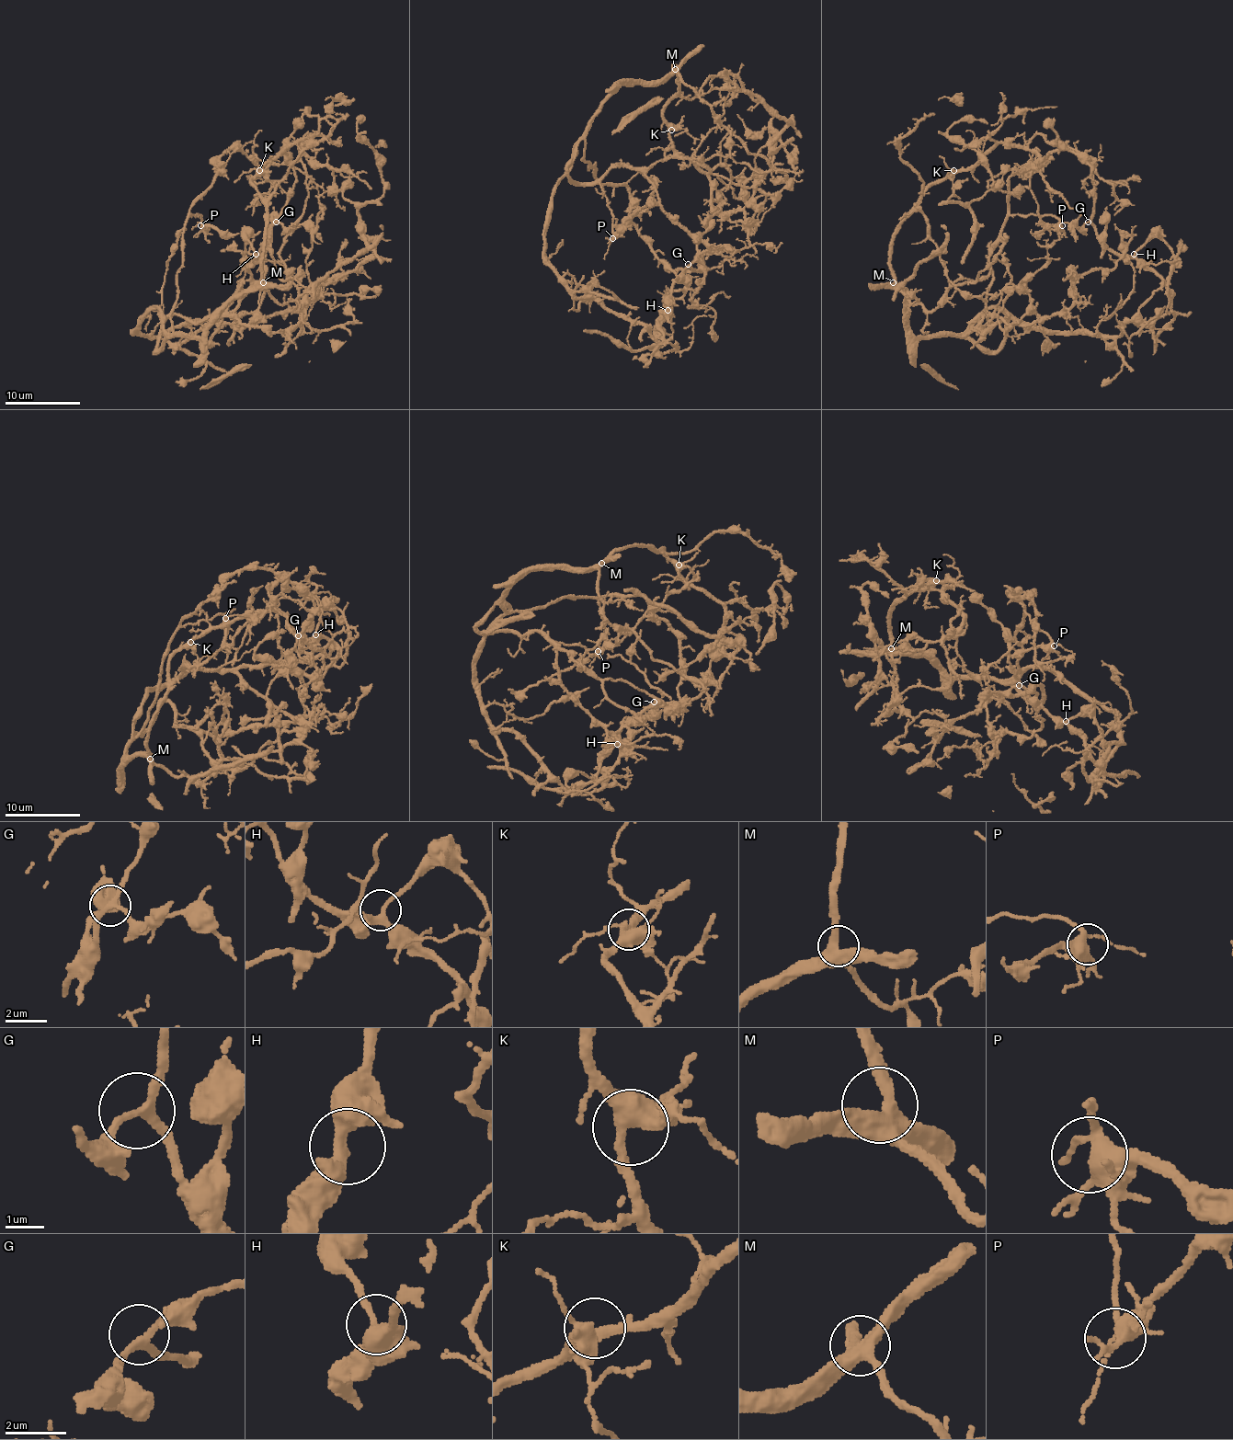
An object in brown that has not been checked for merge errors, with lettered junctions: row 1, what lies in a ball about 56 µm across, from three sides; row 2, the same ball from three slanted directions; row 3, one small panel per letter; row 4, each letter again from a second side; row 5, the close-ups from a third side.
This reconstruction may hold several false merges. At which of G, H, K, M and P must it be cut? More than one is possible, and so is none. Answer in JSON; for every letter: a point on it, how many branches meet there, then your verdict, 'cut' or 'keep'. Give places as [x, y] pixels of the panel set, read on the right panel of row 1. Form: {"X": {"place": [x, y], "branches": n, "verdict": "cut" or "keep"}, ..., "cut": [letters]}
{"G": {"place": [1088, 222], "branches": 3, "verdict": "keep"}, "H": {"place": [1134, 254], "branches": 3, "verdict": "keep"}, "K": {"place": [953, 170], "branches": 4, "verdict": "keep"}, "M": {"place": [893, 282], "branches": 4, "verdict": "keep"}, "P": {"place": [1062, 225], "branches": 5, "verdict": "keep"}, "cut": []}

